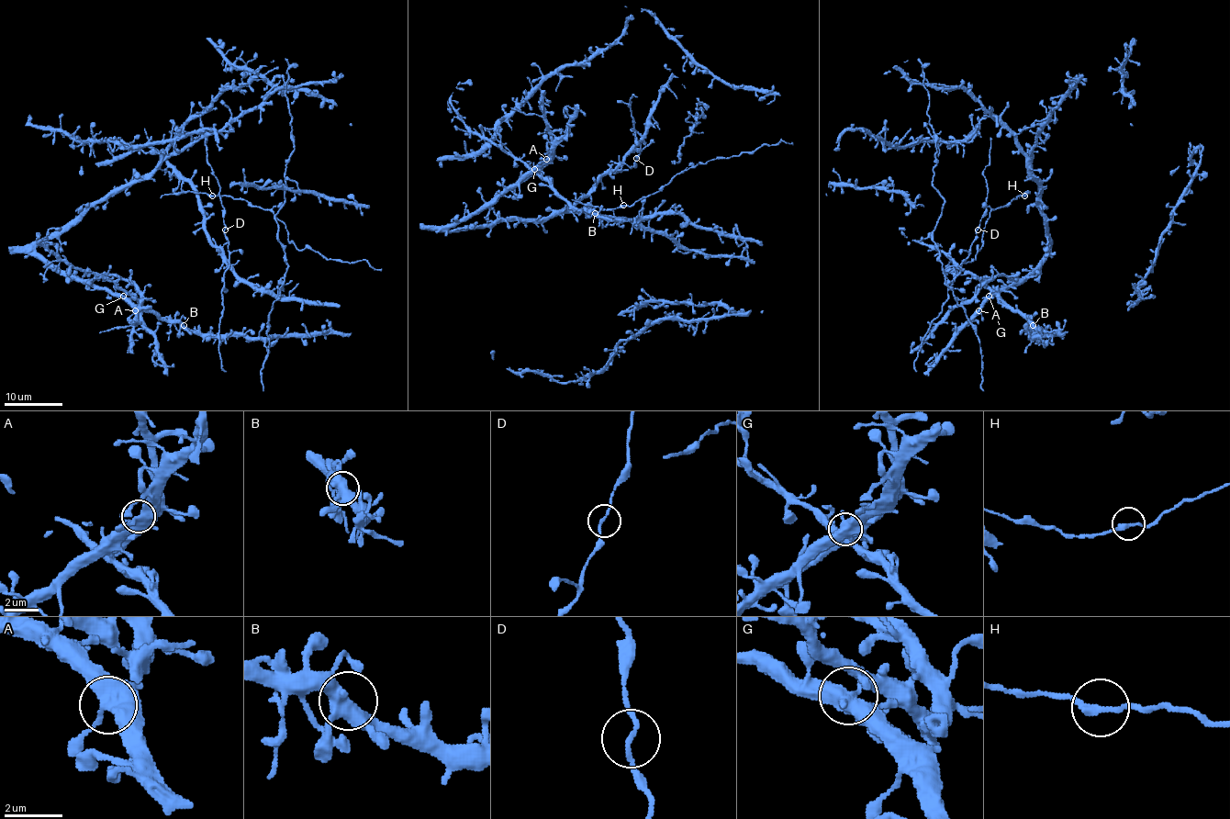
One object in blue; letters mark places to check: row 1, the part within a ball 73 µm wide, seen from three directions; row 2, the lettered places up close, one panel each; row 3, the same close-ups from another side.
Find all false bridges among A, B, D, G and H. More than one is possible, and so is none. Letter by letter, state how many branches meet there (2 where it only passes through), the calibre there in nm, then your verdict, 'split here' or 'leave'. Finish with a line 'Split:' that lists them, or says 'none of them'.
A: 4 | 440 nm | leave
B: 4 | 440 nm | leave
D: 2 | 150 nm | leave
G: 4 | 480 nm | split here
H: 2 | 240 nm | leave
Split: G

